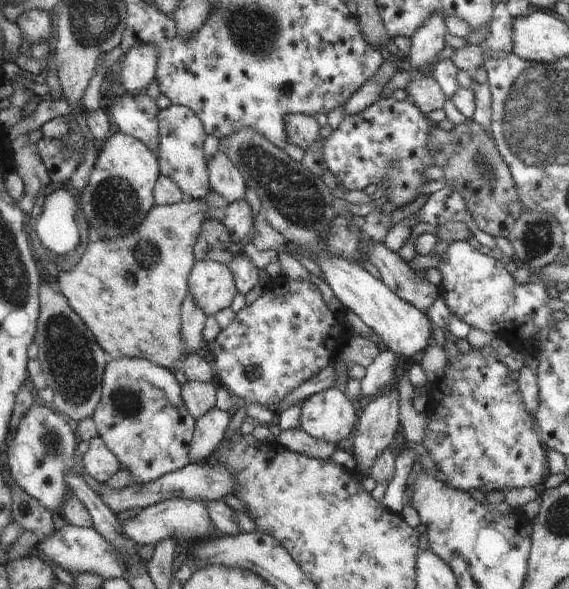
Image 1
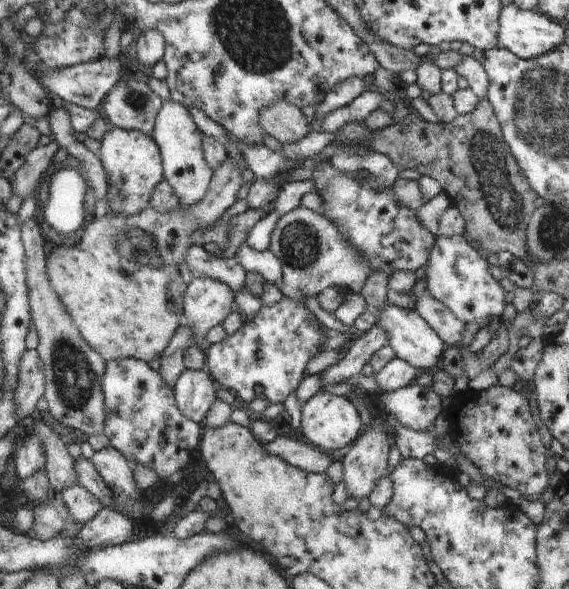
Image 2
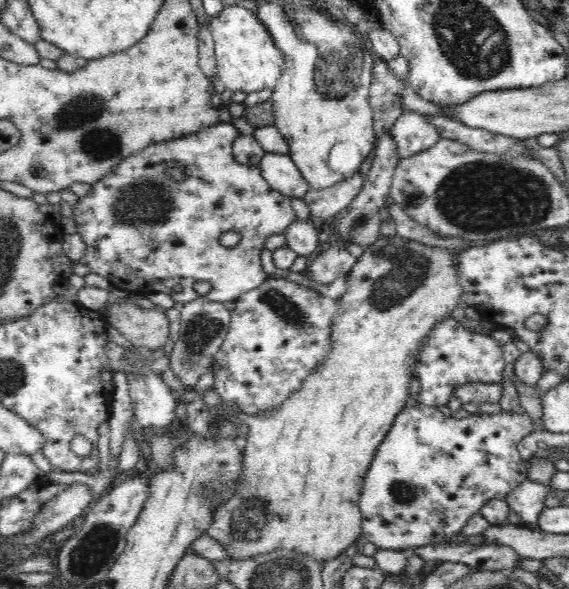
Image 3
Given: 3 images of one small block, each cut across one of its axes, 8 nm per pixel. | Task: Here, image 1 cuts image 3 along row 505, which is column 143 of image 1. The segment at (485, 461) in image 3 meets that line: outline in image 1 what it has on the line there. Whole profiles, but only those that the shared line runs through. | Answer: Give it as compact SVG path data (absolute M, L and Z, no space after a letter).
M119 358L106 364L102 374L100 404L92 420L106 448L116 456L120 469L128 470L134 483L154 482L165 474L180 470L190 464L190 443L195 428L195 418L182 400L181 385L173 372L144 359Z

